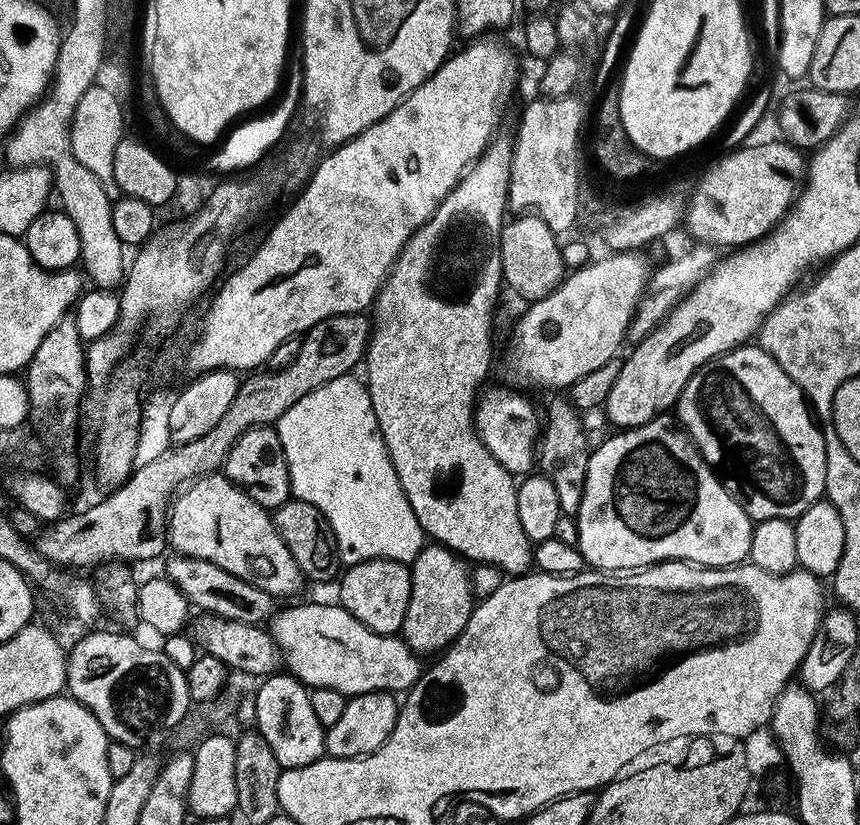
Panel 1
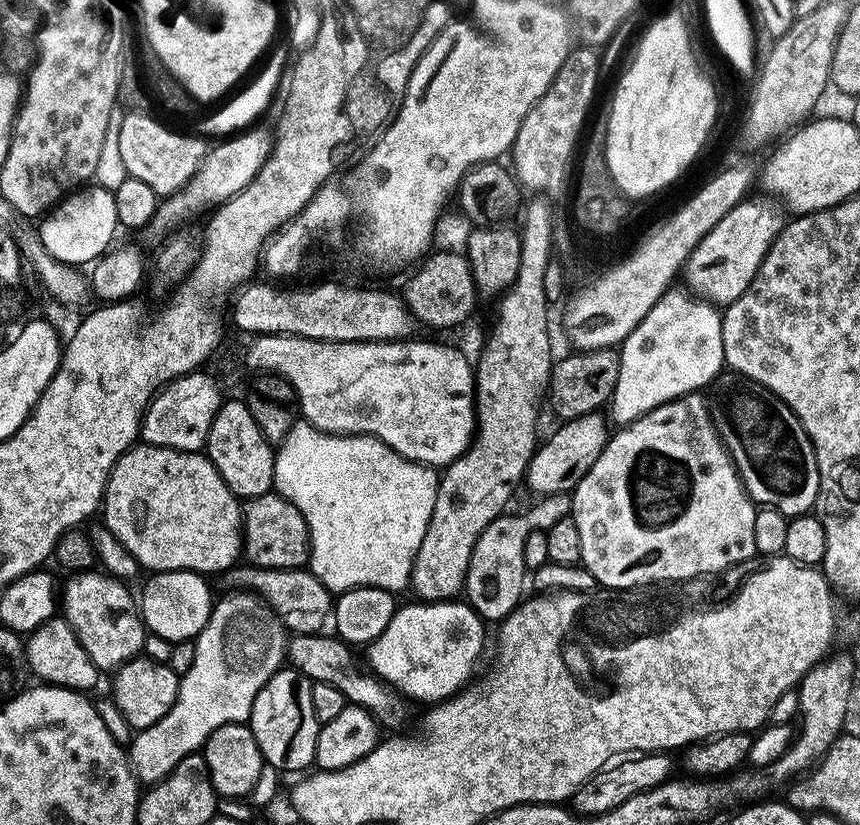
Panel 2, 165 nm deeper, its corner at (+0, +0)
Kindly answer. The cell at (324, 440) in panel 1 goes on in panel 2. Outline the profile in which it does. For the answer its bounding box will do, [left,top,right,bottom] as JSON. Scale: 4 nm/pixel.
[274,422,438,594]

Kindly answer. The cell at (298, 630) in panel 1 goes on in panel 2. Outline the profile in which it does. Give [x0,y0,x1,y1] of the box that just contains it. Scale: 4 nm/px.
[367,598,484,706]

